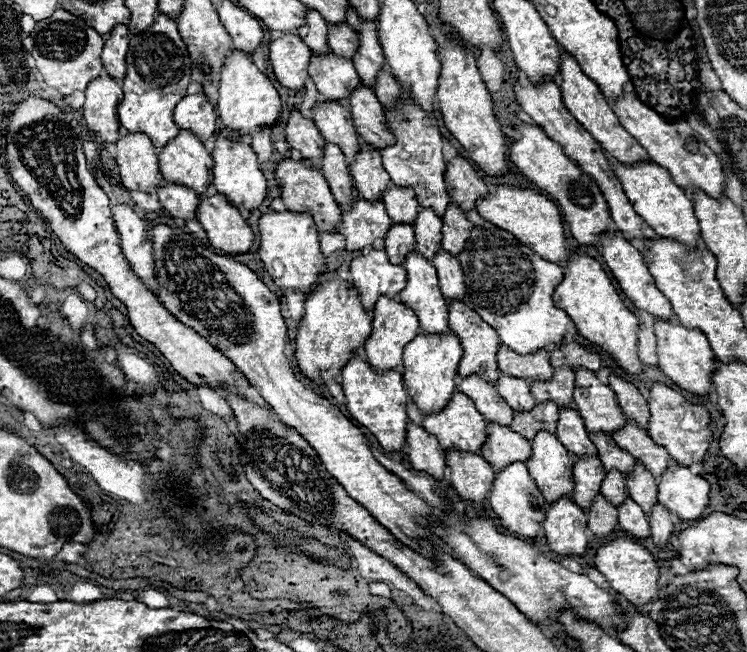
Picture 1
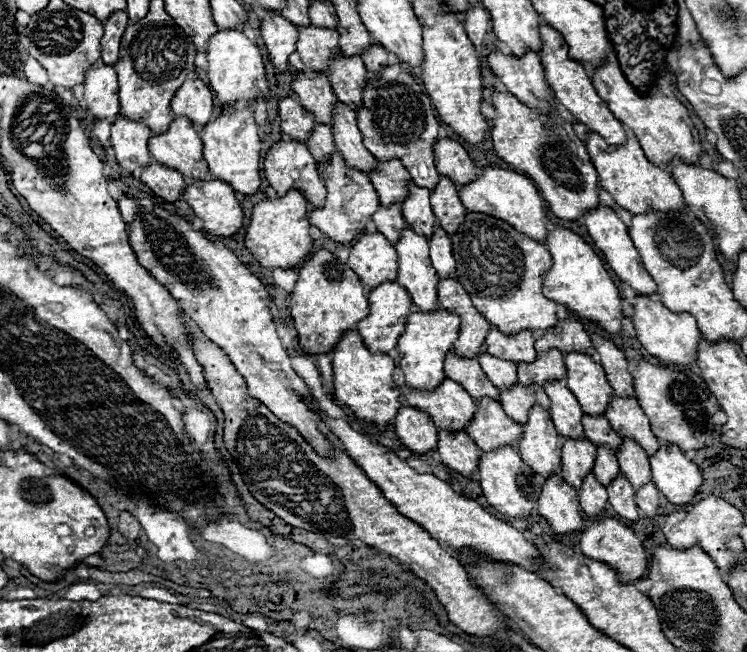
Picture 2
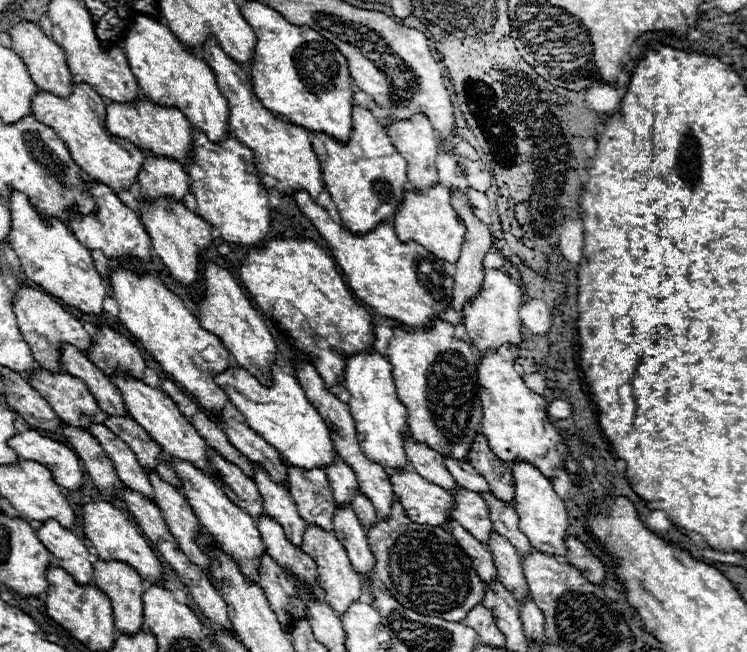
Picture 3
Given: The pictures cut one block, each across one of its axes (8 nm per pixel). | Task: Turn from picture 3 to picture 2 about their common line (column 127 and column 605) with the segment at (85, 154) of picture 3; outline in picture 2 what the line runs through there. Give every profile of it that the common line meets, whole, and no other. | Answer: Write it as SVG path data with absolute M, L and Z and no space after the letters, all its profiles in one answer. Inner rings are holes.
M588 132L586 148L588 148L588 154L600 176L600 184L612 194L612 198L618 206L630 210L632 214L646 212L646 208L668 210L668 212L684 210L686 204L682 200L682 192L680 192L678 184L674 182L674 178L660 166L646 160L646 156L640 148L640 142L632 134L626 136L626 144L614 146L614 144L608 144L600 134Z

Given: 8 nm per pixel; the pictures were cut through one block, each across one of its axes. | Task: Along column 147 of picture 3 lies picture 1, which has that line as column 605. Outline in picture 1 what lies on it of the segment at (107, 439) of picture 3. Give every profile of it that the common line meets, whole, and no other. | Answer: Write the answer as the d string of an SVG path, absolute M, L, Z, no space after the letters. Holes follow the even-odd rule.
M616 468L608 470L606 478L604 478L602 486L600 486L600 492L606 496L606 500L610 500L610 504L614 504L614 506L622 504L622 500L628 494L628 490L626 490L626 476L620 470L616 470Z

